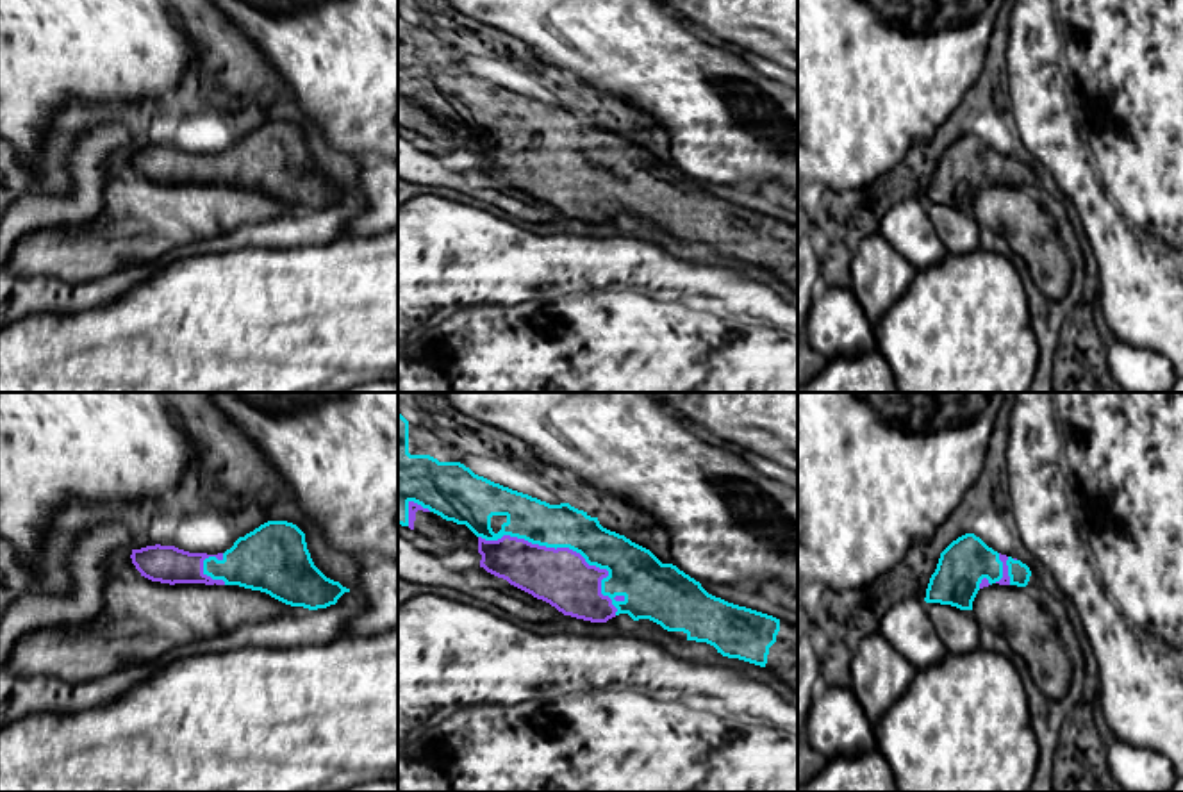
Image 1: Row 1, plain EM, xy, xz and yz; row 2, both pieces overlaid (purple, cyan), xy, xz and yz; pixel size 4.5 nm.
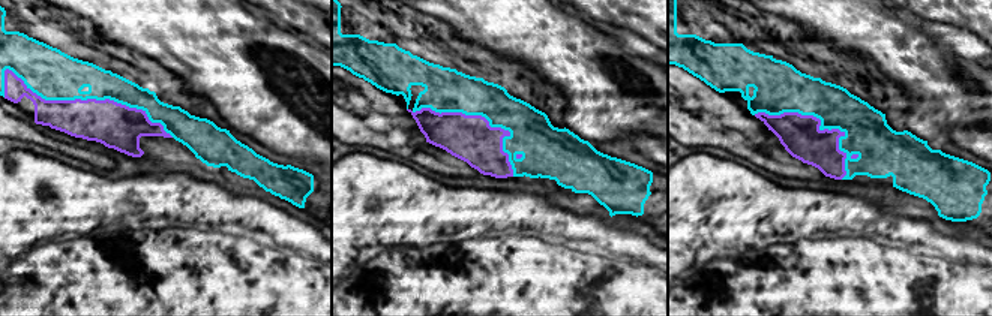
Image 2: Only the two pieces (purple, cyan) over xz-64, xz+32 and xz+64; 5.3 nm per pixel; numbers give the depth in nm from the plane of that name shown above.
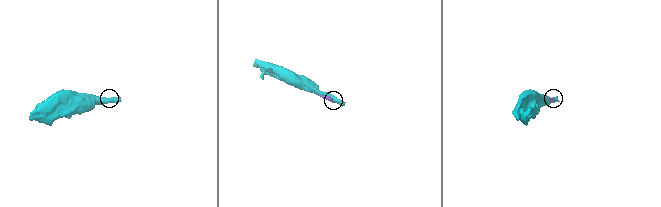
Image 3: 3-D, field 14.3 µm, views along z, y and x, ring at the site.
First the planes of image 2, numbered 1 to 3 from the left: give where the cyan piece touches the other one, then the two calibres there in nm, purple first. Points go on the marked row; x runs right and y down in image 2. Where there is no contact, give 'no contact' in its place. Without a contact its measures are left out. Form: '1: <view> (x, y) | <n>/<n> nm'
1: xz-64 (90, 99) | 240/260 nm
2: xz+32 (483, 117) | 260/240 nm
3: xz+64 (820, 123) | 220/240 nm

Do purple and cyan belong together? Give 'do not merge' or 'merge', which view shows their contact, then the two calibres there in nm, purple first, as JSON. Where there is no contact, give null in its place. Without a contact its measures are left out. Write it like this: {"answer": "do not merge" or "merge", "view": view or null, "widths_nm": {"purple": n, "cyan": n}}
{"answer": "merge", "view": "xz", "widths_nm": {"purple": 260, "cyan": 190}}

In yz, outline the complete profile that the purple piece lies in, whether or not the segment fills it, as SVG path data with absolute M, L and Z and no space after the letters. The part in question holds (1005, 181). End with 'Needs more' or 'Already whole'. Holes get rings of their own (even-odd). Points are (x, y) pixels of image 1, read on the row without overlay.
M965 134L940 153L924 202L972 210L980 189L992 184L1026 187L1030 177L1026 164L994 152L974 134Z. Needs more

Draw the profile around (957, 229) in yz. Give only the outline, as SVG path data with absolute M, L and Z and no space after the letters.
M926 203L931 223L947 253L965 255L980 248L980 225L971 210Z

